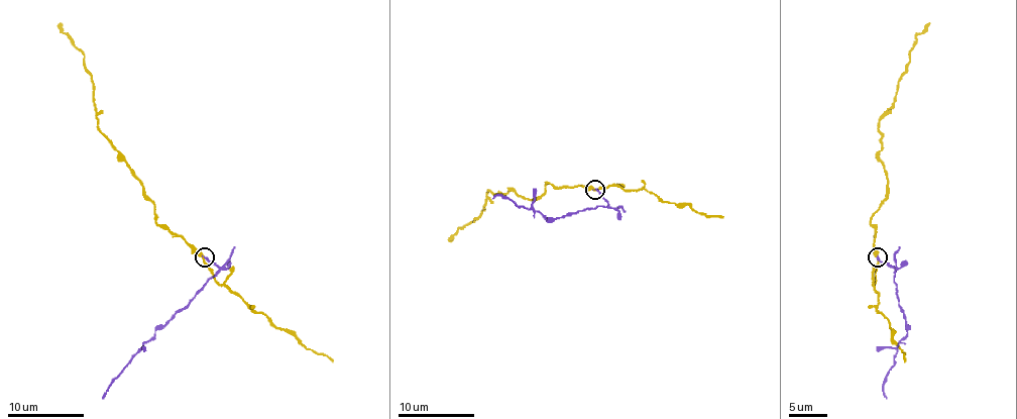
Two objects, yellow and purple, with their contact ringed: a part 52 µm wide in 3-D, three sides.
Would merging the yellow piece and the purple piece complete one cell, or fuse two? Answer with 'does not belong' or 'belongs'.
does not belong

